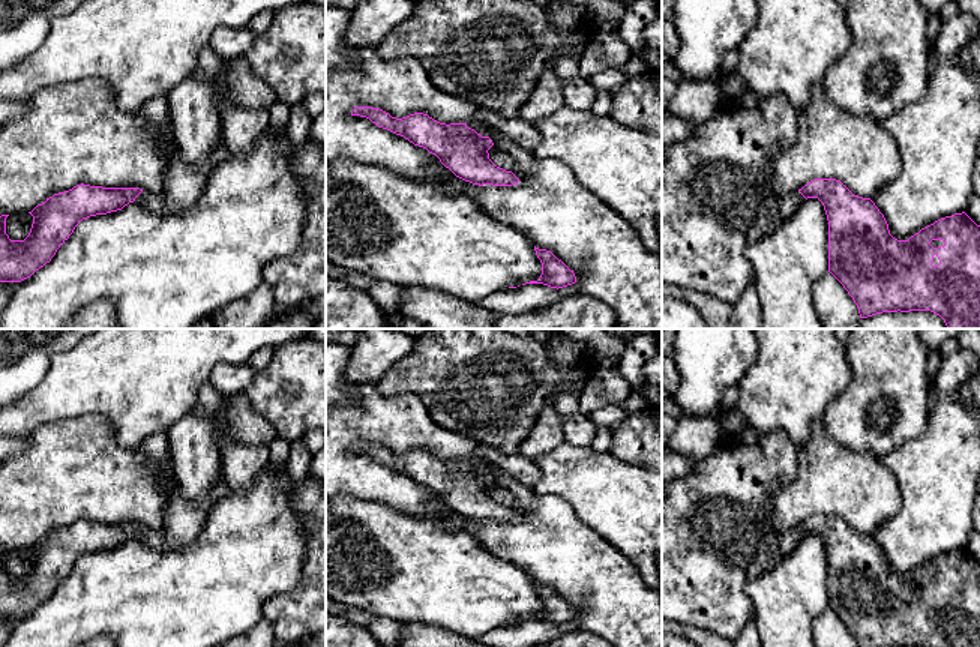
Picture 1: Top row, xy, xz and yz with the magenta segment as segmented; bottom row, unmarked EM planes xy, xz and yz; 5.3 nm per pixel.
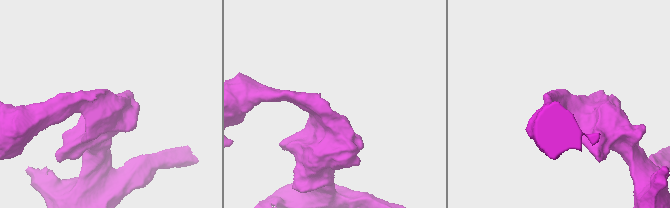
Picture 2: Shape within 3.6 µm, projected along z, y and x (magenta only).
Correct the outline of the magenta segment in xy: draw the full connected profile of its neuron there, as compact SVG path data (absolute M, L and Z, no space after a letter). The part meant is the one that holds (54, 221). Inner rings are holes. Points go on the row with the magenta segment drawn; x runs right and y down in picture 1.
M221 137L212 156L200 165L174 162L167 173L165 188L150 194L140 188L102 188L77 185L54 194L32 212L33 224L24 240L11 240L6 218L0 216L0 282L21 282L44 267L69 239L75 227L90 216L122 210L138 203L159 215L173 213L194 204L203 194L215 167L230 158Z

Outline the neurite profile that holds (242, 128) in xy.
M219 107L222 140L230 158L249 153L270 125L270 108Z

